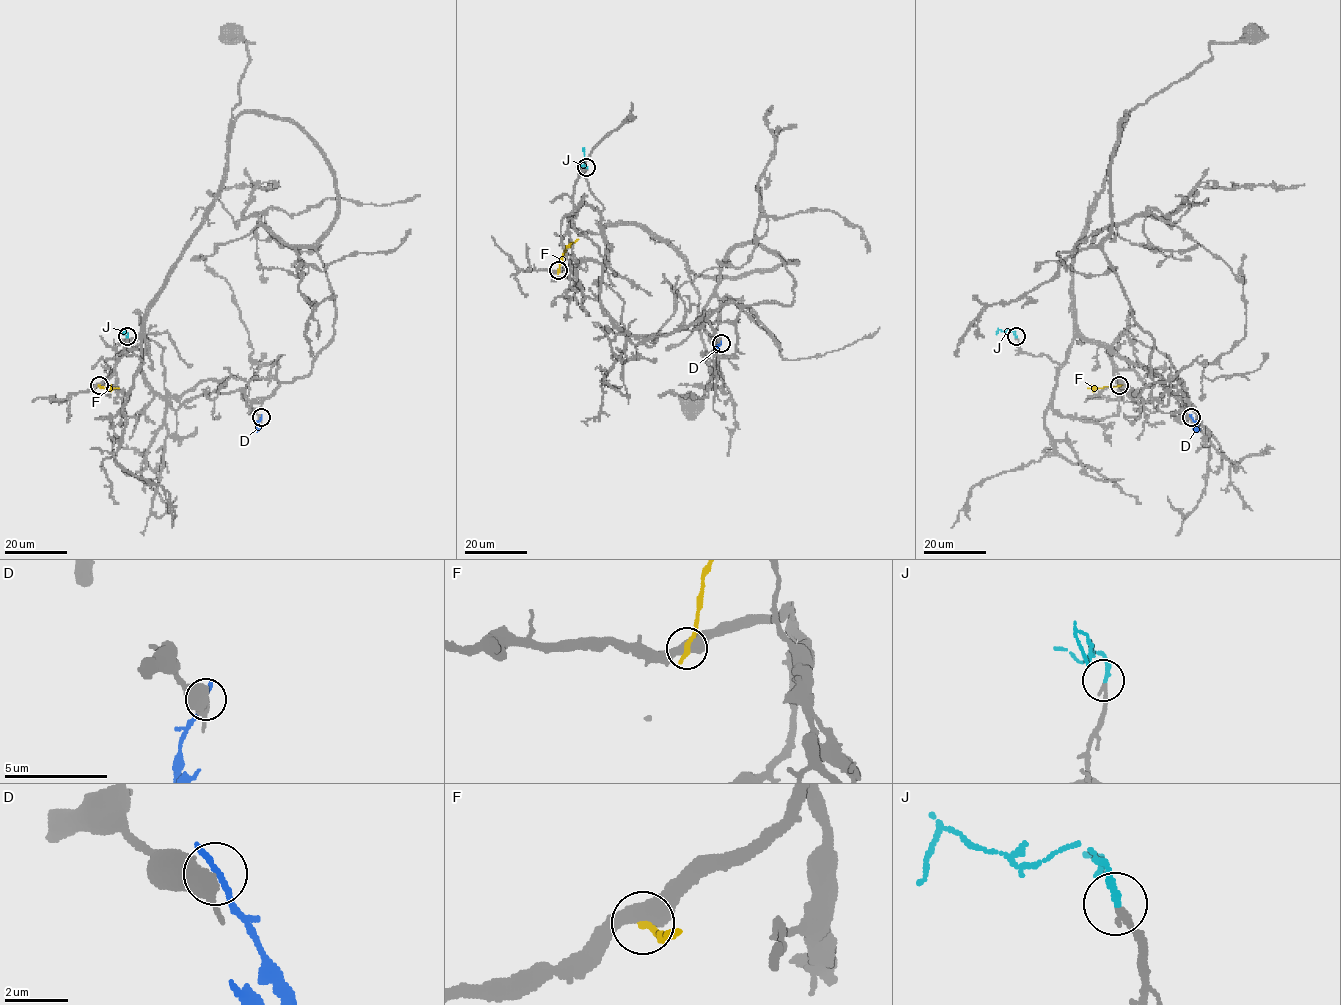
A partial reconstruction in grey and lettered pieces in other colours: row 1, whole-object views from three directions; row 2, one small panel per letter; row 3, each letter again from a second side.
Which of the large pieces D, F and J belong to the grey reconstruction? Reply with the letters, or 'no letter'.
J

